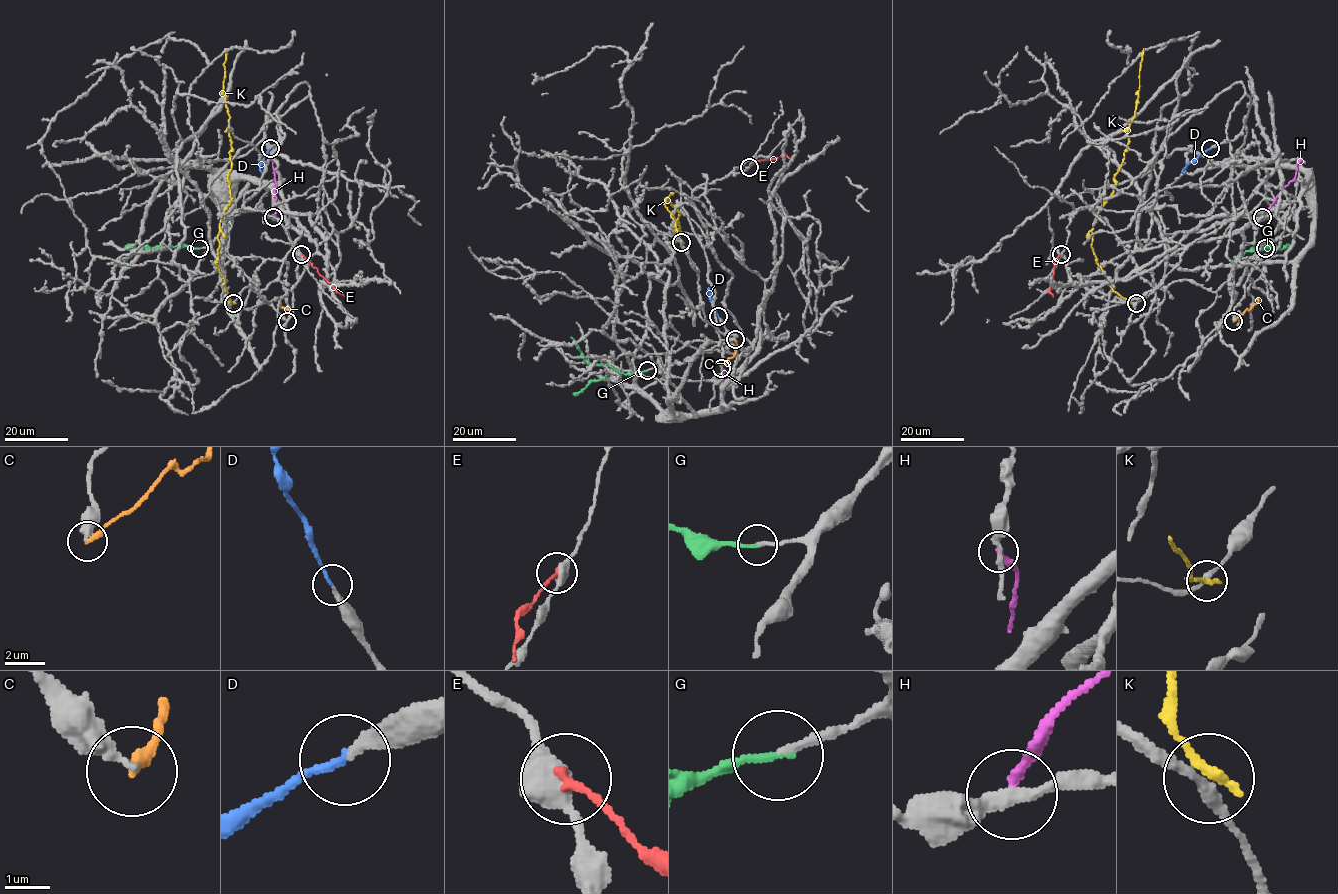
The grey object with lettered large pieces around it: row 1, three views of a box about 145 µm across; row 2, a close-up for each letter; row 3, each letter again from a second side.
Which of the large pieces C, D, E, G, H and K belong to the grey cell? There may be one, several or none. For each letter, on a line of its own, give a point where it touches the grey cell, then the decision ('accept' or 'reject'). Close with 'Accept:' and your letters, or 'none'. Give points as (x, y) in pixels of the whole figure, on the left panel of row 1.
C: meets grey at (287, 321); reject
D: meets grey at (270, 148); accept
E: meets grey at (301, 254); reject
G: meets grey at (199, 248); accept
H: meets grey at (273, 217); reject
K: meets grey at (233, 303); reject
Accept: D, G

